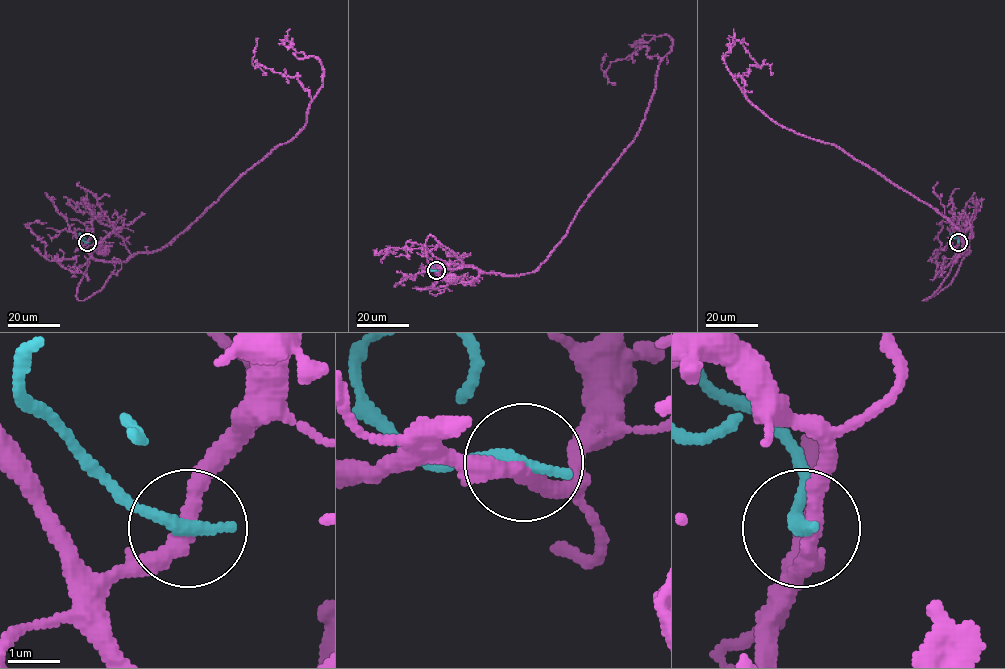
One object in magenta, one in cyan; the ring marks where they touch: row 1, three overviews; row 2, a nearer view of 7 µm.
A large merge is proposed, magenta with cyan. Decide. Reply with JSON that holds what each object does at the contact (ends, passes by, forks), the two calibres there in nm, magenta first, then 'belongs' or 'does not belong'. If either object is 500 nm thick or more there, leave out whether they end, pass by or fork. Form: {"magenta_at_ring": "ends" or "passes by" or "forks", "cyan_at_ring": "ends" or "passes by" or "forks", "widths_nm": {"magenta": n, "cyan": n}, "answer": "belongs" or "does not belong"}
{"magenta_at_ring": "passes by", "cyan_at_ring": "ends", "widths_nm": {"magenta": 320, "cyan": 280}, "answer": "does not belong"}

